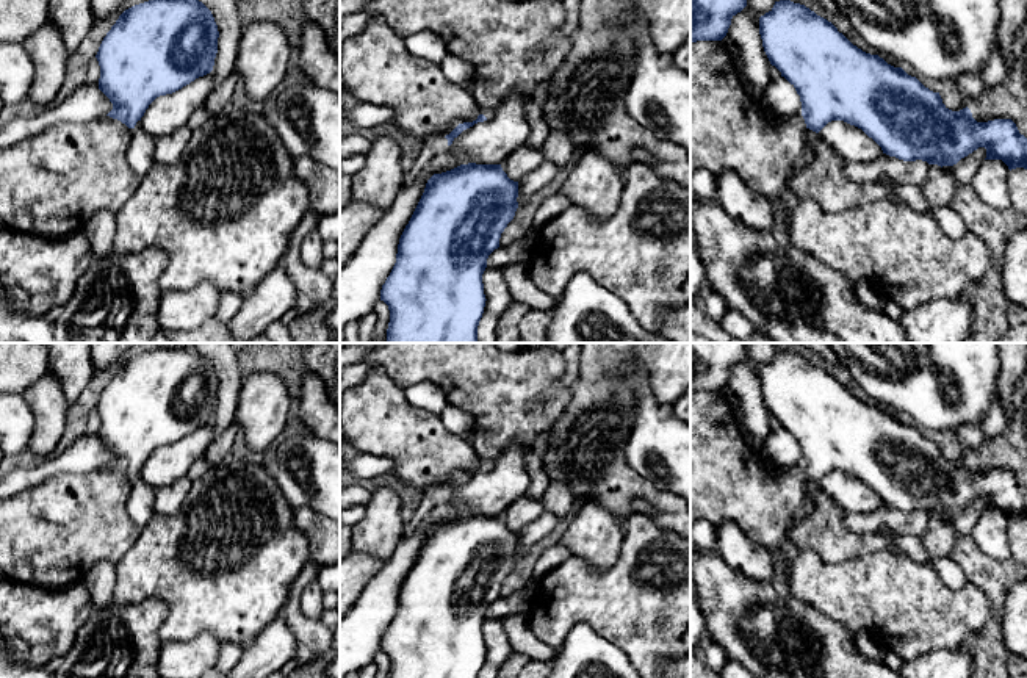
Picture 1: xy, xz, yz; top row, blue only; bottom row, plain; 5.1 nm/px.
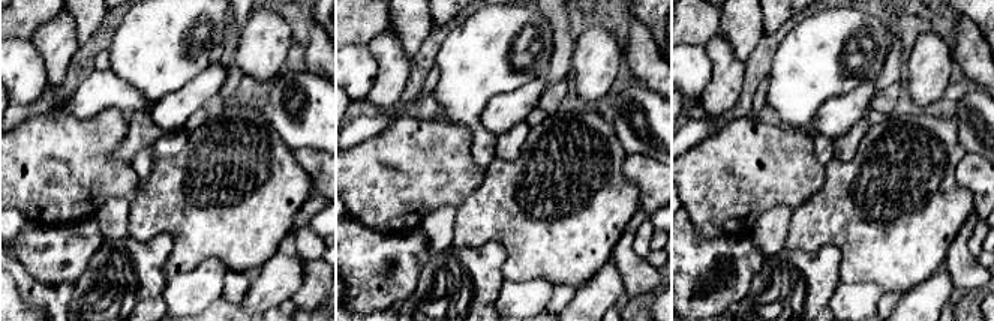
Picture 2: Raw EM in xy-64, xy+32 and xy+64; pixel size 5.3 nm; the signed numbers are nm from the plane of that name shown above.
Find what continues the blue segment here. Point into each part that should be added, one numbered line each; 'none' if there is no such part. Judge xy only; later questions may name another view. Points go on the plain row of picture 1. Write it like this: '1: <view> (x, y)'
1: xy (141, 504)

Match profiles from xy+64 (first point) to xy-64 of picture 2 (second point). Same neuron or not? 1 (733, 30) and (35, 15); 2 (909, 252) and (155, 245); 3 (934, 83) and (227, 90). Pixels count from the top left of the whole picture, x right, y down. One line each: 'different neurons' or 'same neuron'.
1: different neurons
2: different neurons
3: different neurons

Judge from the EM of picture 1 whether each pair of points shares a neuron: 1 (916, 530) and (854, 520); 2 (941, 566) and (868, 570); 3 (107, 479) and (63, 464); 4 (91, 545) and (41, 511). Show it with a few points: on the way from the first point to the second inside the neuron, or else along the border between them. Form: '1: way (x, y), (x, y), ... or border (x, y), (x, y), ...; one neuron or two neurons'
1: way (900, 523), (896, 520), (869, 520); one neuron
2: border (932, 566), (947, 586), (954, 589), (965, 586); two neurons
3: border (105, 465), (85, 473), (55, 473), (52, 476); two neurons
4: way (79, 533), (72, 526), (57, 526), (54, 523); one neuron

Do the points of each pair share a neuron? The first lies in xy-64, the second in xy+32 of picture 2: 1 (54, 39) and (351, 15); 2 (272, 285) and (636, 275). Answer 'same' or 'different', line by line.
1: different
2: different

